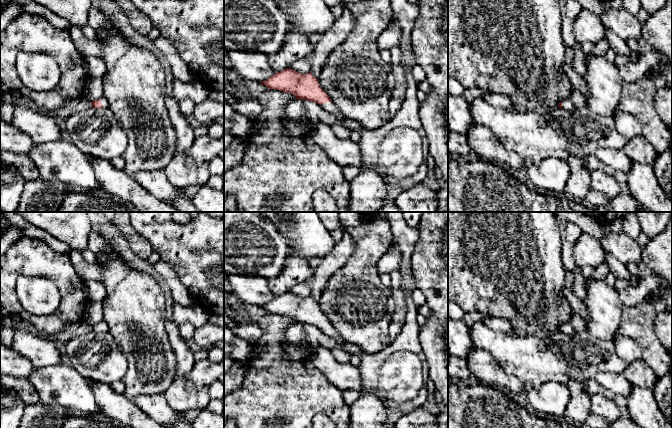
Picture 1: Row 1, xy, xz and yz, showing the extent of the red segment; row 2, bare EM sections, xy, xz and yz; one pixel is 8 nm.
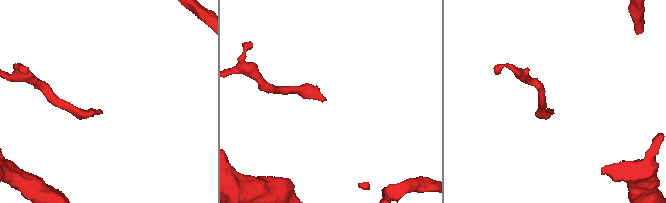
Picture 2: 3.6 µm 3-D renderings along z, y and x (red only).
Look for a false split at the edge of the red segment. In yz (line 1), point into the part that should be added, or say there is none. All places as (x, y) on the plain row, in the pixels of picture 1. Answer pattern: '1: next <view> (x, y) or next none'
1: next yz (567, 329)

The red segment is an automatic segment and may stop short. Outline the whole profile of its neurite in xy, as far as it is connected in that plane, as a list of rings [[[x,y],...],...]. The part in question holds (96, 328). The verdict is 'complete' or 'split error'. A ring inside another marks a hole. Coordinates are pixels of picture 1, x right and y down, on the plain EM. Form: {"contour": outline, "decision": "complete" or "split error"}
{"contour": [[[102,321],[99,324],[92,325],[91,328],[92,328],[92,331],[94,331],[94,332],[98,332],[98,333],[109,333],[109,327],[106,324],[106,322],[104,322],[104,321]]], "decision": "split error"}

